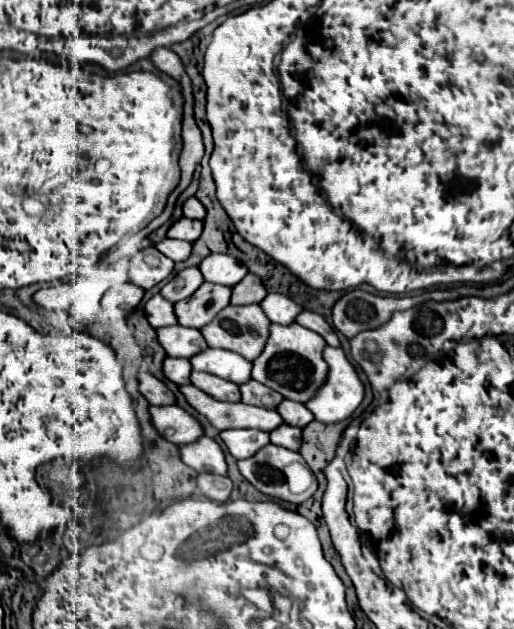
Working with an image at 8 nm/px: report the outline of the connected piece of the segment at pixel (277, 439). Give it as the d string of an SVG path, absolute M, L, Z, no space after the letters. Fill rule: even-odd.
M282 424L282 426L278 426L278 430L270 432L270 440L276 446L284 446L288 450L296 450L298 452L300 446L302 446L302 430L296 428L296 426Z

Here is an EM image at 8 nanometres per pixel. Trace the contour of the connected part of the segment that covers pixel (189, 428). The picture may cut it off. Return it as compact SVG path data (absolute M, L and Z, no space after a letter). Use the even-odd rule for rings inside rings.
M162 406L162 408L150 408L150 414L154 418L156 430L166 436L170 442L182 446L182 444L192 444L204 436L202 424L188 414L180 406Z

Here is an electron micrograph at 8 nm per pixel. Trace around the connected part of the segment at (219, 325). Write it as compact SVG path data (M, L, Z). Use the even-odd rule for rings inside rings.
M250 304L250 306L226 306L226 310L222 310L222 314L218 314L218 318L214 318L214 322L210 322L204 330L200 330L208 342L210 348L224 348L224 350L232 350L242 354L246 360L254 360L258 358L258 354L262 354L266 340L270 336L270 320L264 314L264 310L258 304Z

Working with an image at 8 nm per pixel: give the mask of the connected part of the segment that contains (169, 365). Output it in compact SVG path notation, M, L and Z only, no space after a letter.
M166 358L164 360L166 378L176 382L178 386L184 386L186 382L190 382L190 372L192 372L192 364L186 358Z

